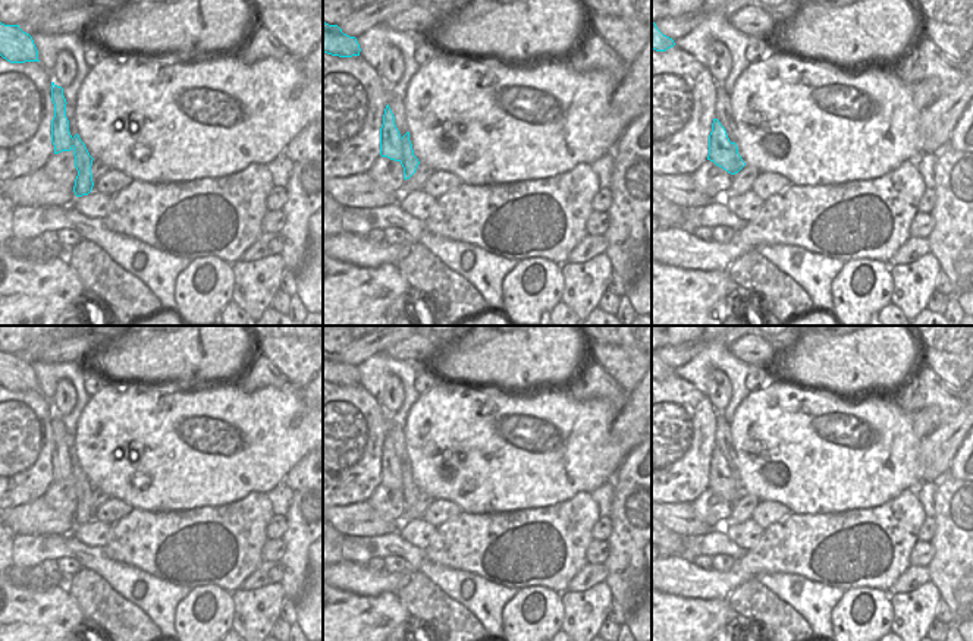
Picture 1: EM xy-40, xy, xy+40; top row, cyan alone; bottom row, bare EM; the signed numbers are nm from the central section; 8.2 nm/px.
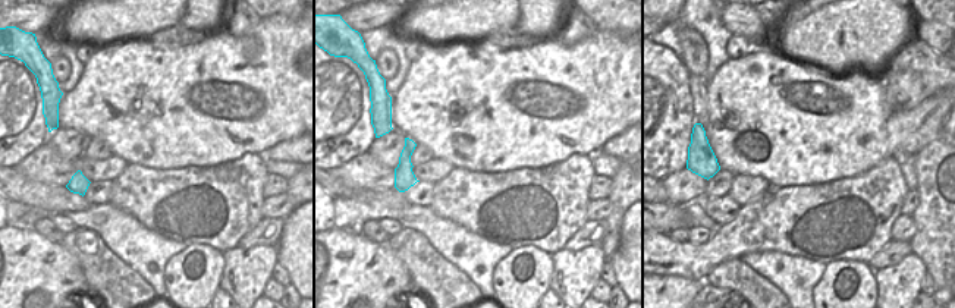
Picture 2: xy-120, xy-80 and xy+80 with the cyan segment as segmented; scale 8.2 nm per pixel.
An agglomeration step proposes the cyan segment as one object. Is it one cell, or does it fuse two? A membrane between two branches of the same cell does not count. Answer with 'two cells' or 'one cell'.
two cells

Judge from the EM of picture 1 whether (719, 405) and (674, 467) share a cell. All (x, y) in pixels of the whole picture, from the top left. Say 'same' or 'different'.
different

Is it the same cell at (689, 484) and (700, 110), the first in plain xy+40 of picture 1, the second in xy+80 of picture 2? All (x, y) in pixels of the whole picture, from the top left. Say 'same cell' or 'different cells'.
different cells

